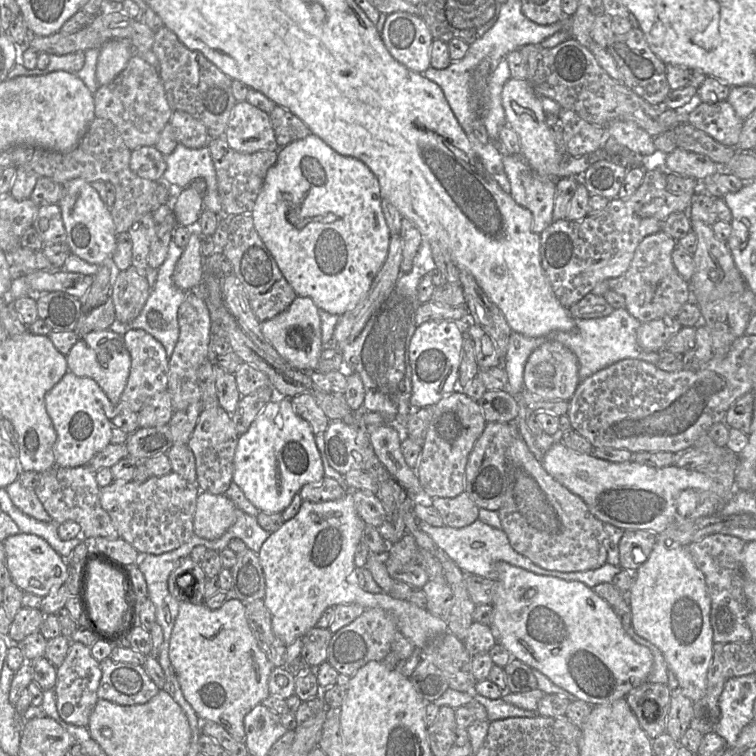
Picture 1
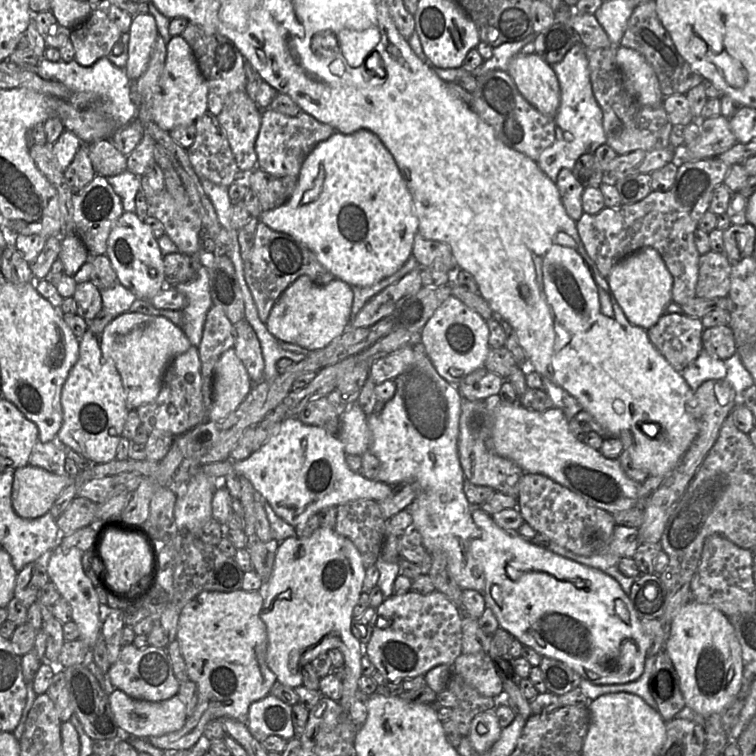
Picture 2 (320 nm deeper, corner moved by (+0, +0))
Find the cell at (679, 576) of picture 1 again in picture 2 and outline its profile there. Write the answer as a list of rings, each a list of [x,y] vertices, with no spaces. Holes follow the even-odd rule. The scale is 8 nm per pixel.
[[[690,600],[674,616],[664,644],[679,678],[685,706],[707,717],[722,712],[741,689],[744,663],[735,629],[717,608]]]

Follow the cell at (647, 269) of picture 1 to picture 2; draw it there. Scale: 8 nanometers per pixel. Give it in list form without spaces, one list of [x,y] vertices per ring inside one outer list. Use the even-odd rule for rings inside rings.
[[[710,250],[701,255],[696,297],[707,299],[726,297],[730,290],[732,264],[724,252]]]

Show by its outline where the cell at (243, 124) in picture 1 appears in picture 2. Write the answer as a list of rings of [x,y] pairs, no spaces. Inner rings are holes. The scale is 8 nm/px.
[[[269,108],[262,109],[261,127],[255,142],[257,167],[275,176],[299,176],[301,167],[310,152],[335,132],[332,126],[322,123],[302,112],[297,116],[286,116]]]

